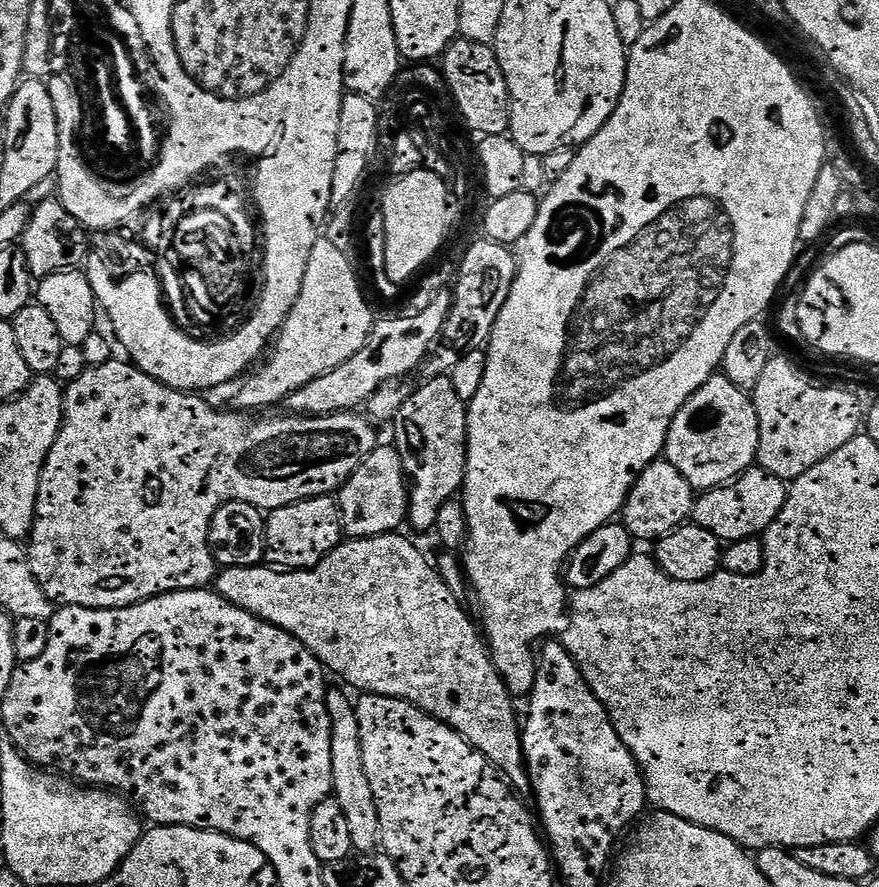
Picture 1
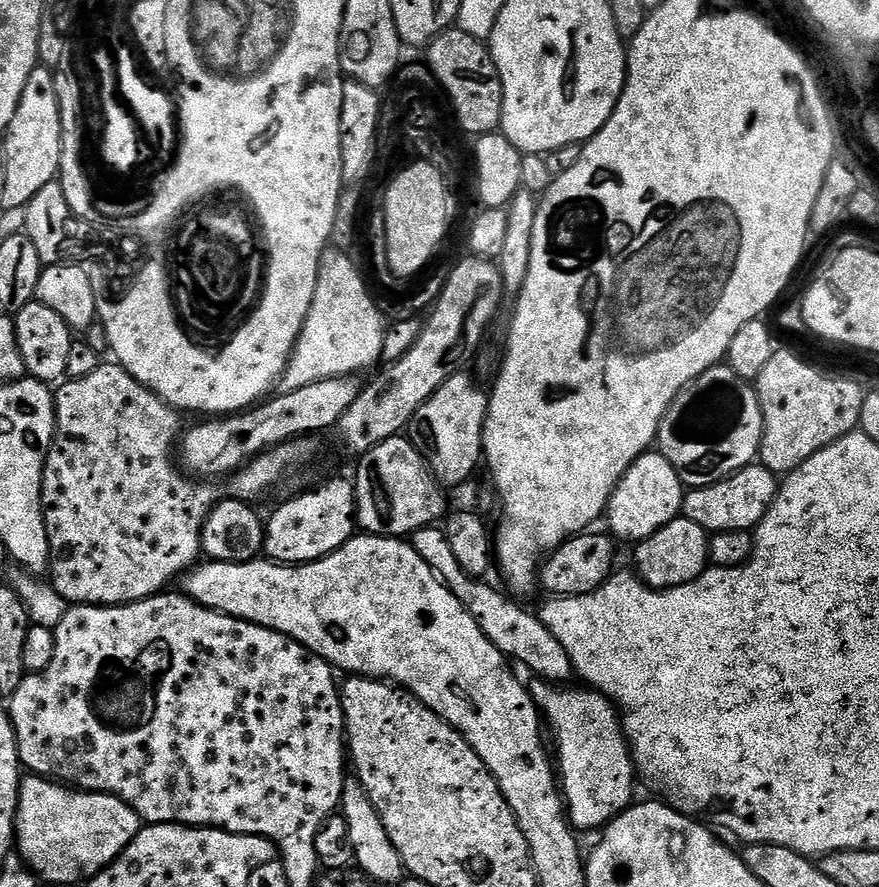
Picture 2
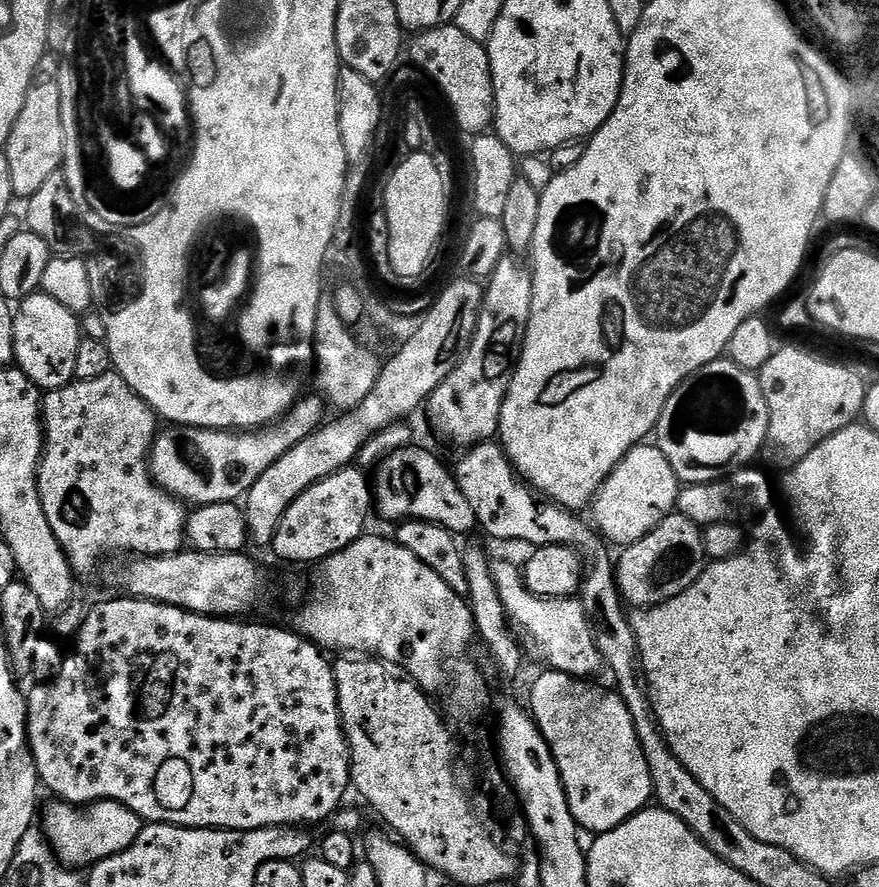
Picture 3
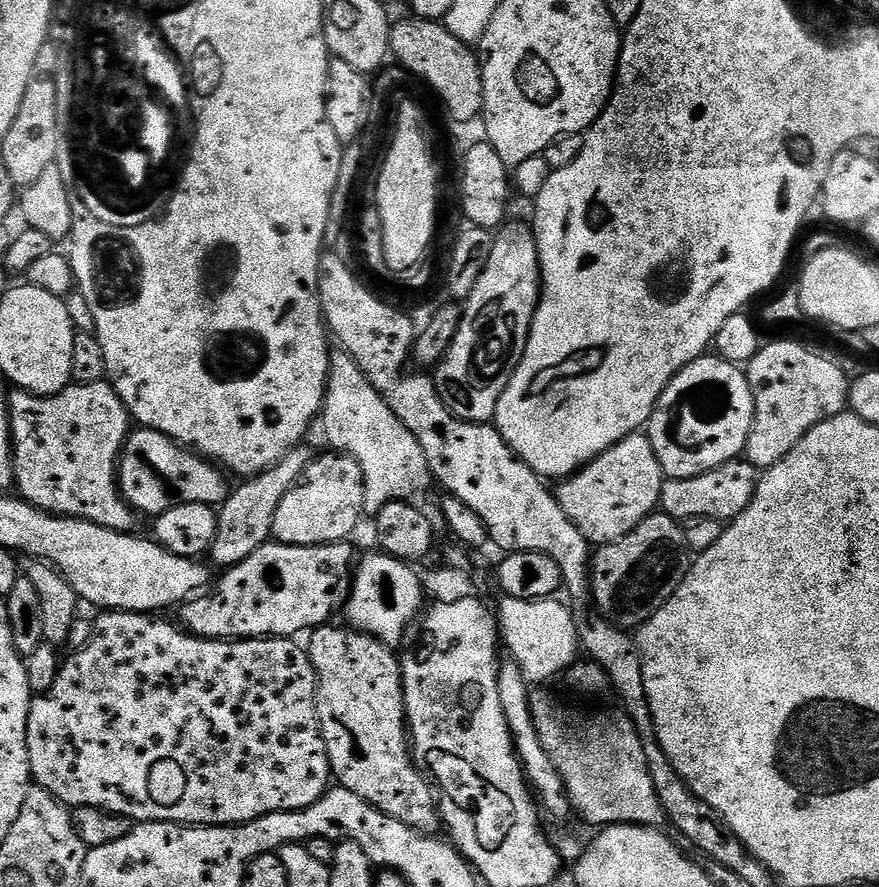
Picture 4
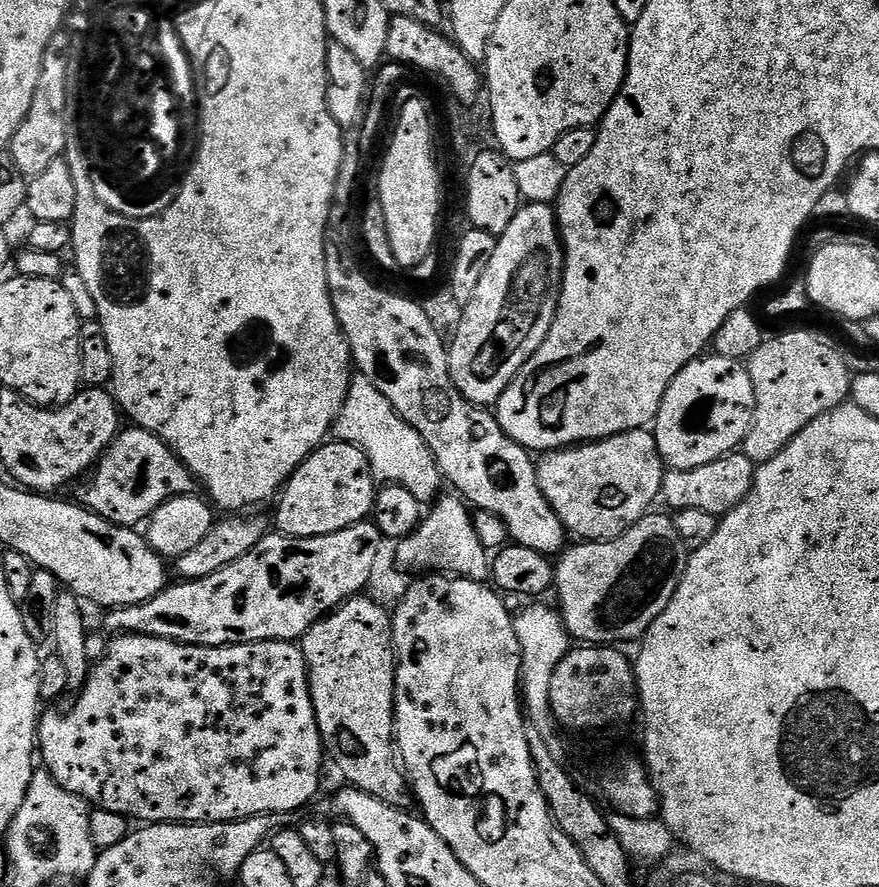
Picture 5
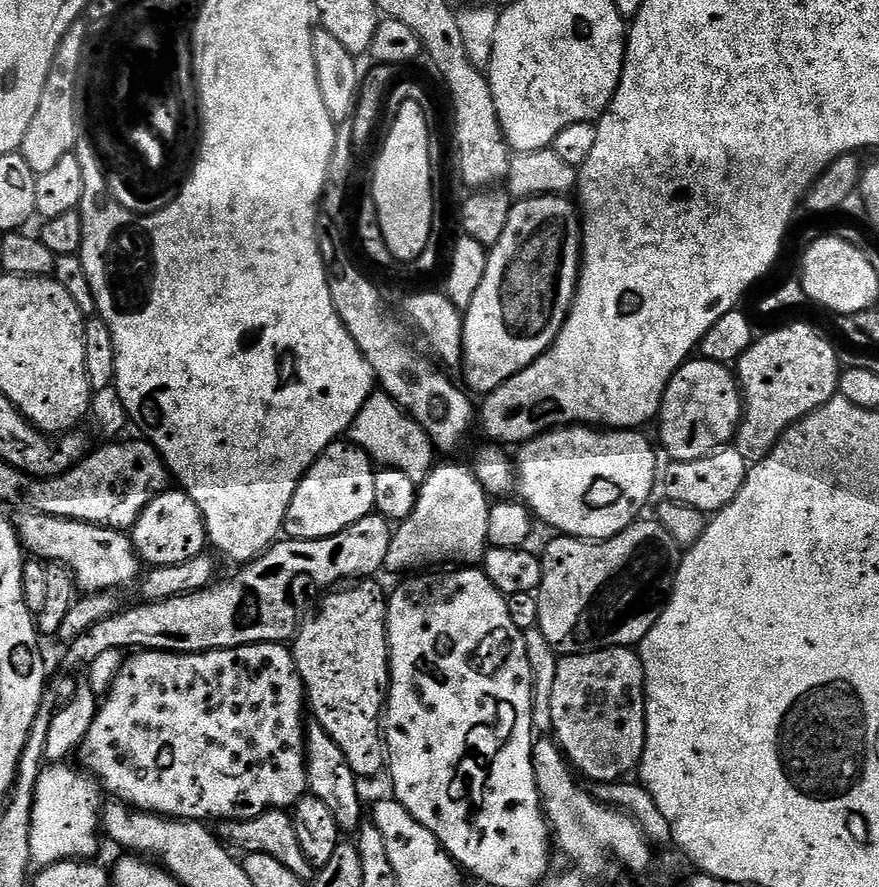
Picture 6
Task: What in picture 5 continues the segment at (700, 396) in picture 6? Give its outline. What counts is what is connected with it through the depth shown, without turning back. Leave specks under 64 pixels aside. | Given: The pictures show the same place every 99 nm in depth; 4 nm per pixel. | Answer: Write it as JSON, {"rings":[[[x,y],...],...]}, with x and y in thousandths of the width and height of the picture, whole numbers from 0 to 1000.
{"rings":[[[813,399],[786,406],[762,431],[744,475],[746,502],[757,524],[790,530],[838,508],[853,485],[859,461],[858,435],[843,407]]]}

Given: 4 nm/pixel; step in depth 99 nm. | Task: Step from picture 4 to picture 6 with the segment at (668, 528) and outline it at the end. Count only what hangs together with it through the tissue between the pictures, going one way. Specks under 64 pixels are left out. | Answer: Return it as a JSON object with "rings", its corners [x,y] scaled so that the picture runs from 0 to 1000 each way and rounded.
{"rings":[[[729,584],[712,598],[708,598],[702,604],[695,604],[693,609],[660,609],[656,604],[644,604],[641,602],[629,603],[629,609],[620,616],[617,621],[617,656],[612,664],[610,676],[610,694],[614,698],[612,710],[626,724],[626,728],[637,740],[656,740],[663,735],[679,735],[686,731],[719,731],[739,715],[744,701],[753,692],[753,688],[760,681],[760,674],[765,671],[765,663],[769,660],[769,644],[774,641],[776,619],[767,607],[762,607],[762,598],[754,595],[750,586],[745,584]]]}

